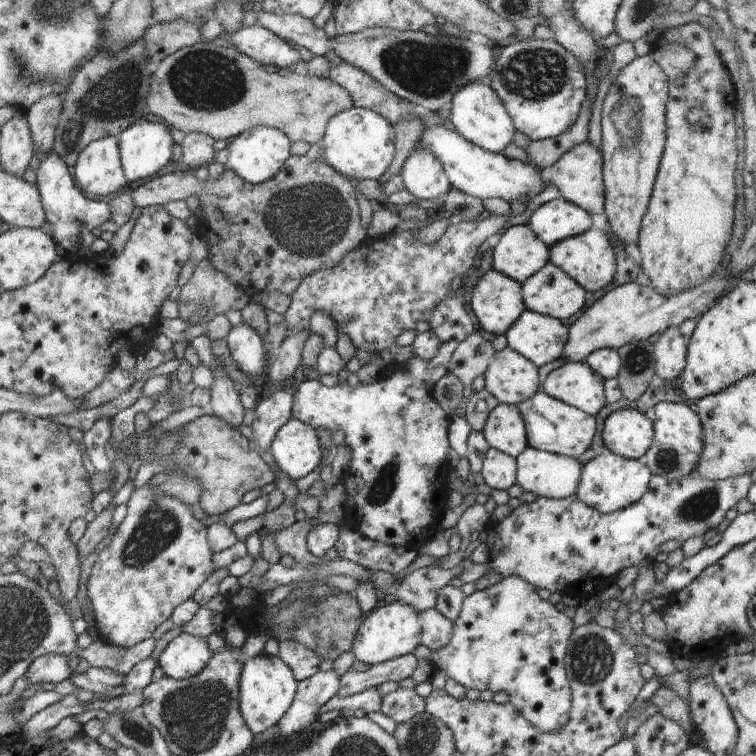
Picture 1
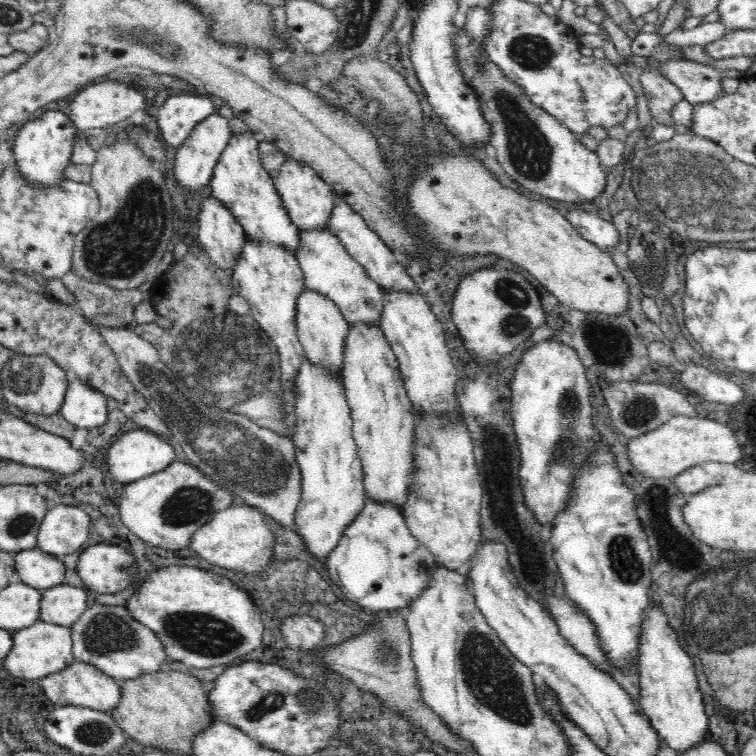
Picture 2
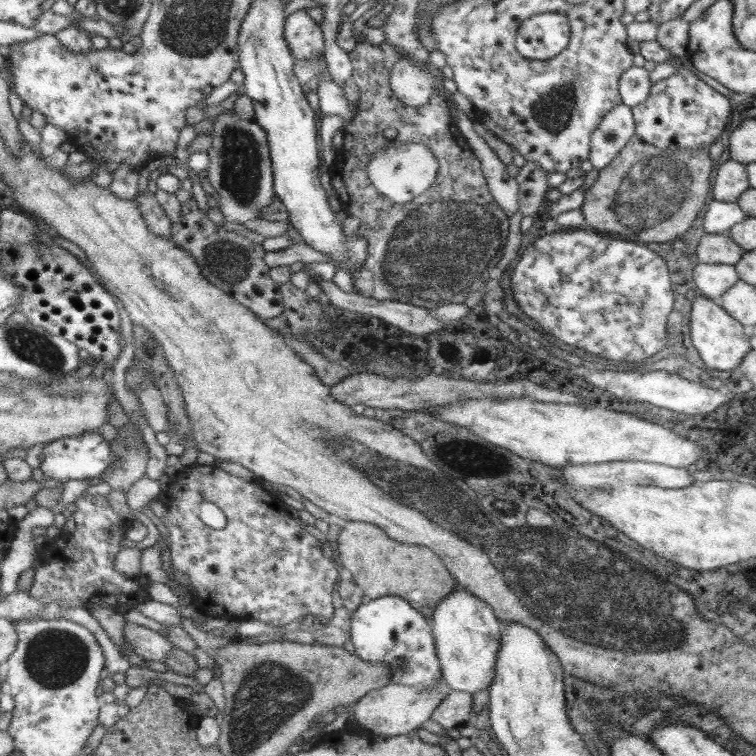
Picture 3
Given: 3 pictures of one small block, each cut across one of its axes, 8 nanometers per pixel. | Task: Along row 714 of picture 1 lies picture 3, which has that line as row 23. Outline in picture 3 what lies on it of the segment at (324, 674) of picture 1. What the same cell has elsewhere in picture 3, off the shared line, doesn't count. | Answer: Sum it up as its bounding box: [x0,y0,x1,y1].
[284,9,325,60]

